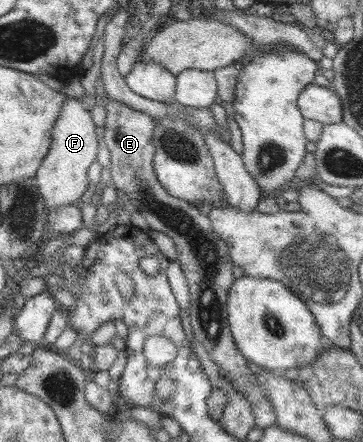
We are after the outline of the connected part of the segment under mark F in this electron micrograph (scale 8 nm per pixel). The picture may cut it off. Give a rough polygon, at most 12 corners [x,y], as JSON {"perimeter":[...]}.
{"perimeter":[[73,96],[33,176],[43,213],[87,189],[96,125]]}

